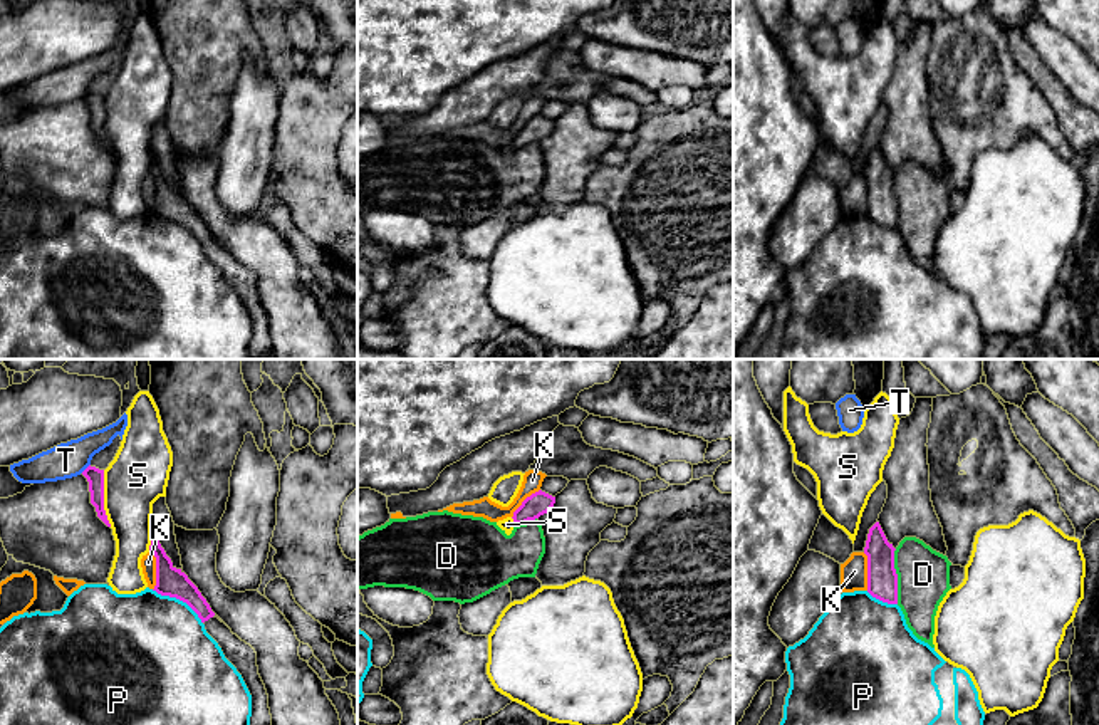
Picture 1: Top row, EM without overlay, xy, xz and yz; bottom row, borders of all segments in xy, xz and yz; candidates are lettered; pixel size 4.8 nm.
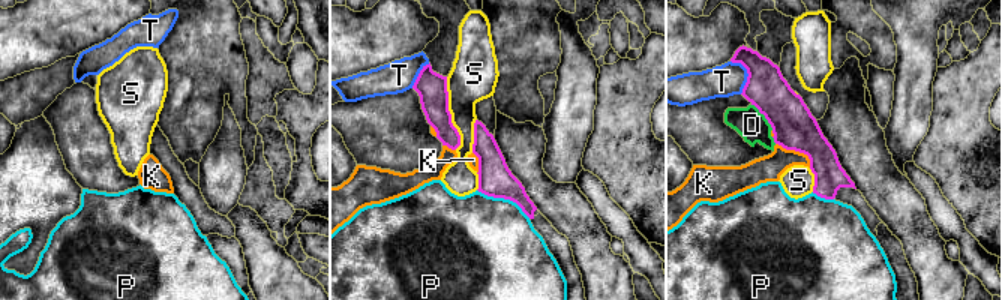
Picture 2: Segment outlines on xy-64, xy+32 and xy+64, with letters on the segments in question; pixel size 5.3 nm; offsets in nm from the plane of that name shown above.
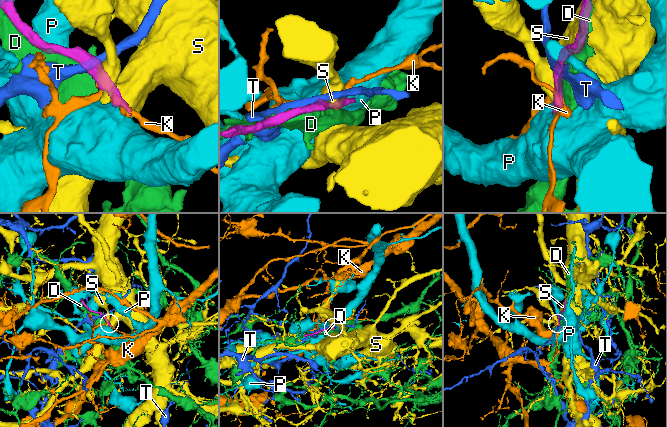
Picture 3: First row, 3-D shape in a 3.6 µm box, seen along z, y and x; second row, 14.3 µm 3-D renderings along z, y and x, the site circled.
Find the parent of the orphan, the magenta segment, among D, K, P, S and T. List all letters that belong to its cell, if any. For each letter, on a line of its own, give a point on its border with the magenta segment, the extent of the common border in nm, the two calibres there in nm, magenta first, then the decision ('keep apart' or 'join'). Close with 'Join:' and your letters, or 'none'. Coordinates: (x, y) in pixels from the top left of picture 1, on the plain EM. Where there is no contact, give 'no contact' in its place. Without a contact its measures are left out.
D: contact yz (896, 200); length 260 nm; calibres 140 and 260 nm; keep apart
K: contact xy (156, 195); length 190 nm; calibres 140 and 80 nm; keep apart
P: contact xy (178, 222); length 300 nm; calibres 140 and 480 nm; keep apart
S: contact xy (103, 123); length 280 nm; calibres 80 and 280 nm; keep apart
T: contact xy (86, 93); length 60 nm; calibres 80 and 170 nm; keep apart
Join: none

